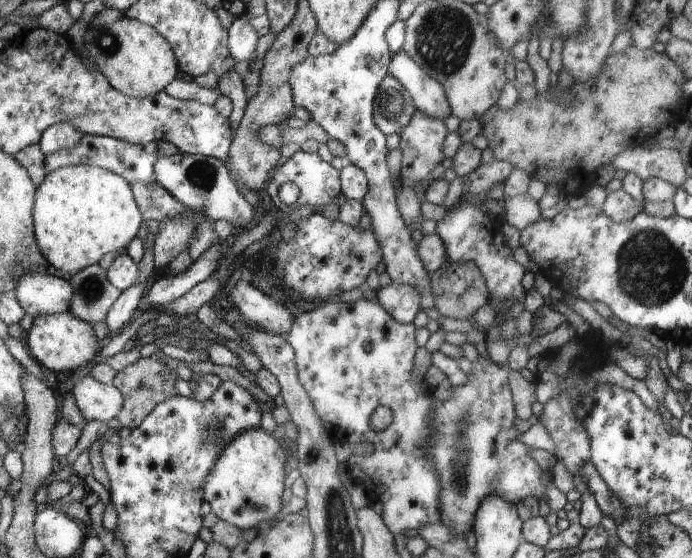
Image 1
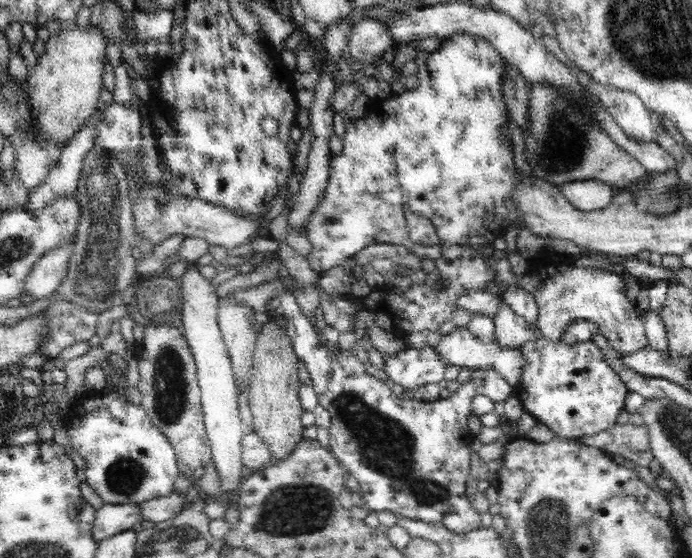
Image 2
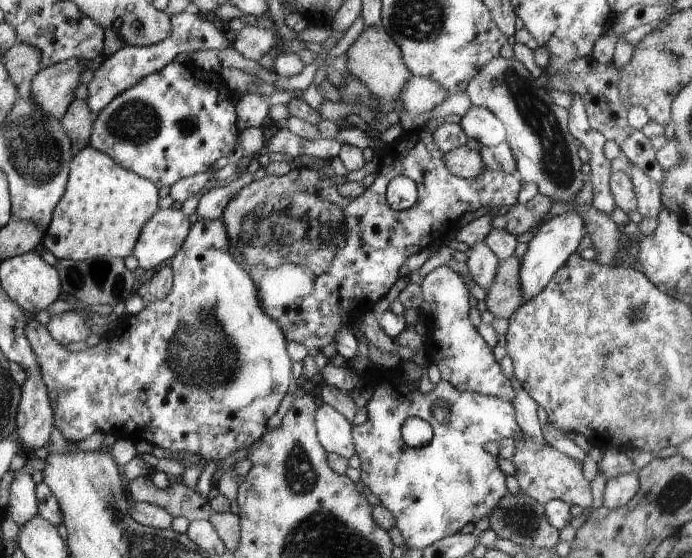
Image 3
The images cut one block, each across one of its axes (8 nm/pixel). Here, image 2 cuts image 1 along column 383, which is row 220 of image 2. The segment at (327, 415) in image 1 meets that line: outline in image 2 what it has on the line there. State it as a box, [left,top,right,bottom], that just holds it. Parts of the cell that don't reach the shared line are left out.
[304,34,521,276]

